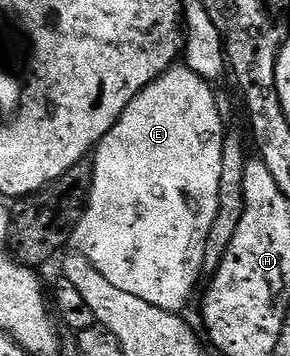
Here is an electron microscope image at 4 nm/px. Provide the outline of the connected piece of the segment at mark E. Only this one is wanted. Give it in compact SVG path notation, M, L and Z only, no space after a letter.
M176 65L170 68L157 81L147 86L138 97L128 105L125 113L109 129L109 133L102 139L93 155L95 176L91 182L91 198L87 201L81 221L77 225L73 236L74 242L79 242L78 250L91 262L99 273L104 274L109 282L117 285L124 293L133 293L133 297L141 297L141 301L149 301L149 305L157 305L157 309L182 312L183 306L191 299L195 286L199 283L199 275L204 274L203 262L209 229L213 229L213 217L217 217L219 208L219 194L223 188L223 115L219 112L219 103L206 83L204 76L197 71L190 71L185 65Z

